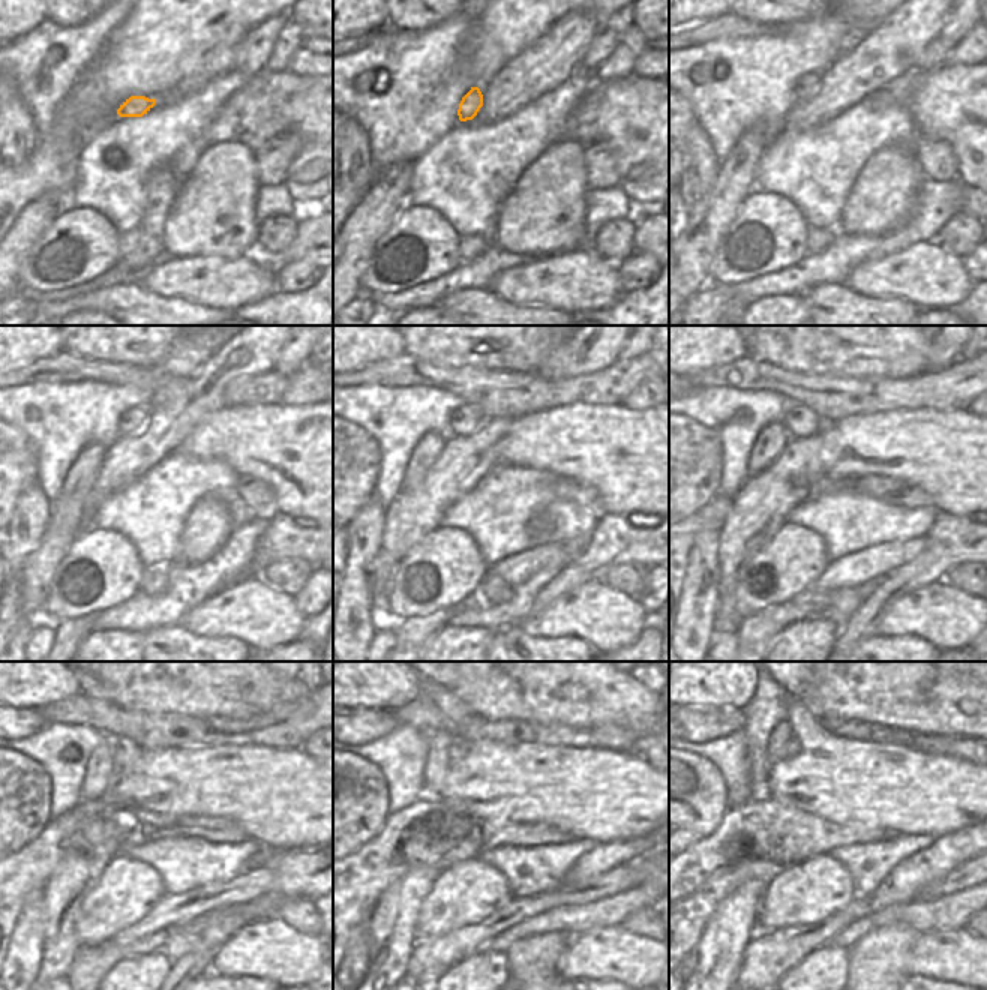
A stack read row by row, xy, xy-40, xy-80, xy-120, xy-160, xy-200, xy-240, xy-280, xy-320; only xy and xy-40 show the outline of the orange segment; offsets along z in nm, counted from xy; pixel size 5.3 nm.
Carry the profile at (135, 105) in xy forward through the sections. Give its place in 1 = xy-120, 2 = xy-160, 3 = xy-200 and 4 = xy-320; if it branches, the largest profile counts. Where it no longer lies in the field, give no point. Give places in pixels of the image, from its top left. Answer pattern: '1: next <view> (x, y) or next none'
1: next xy-120 (132, 420)
2: next xy-160 (465, 420)
3: next xy-200 (800, 422)
4: next xy-320 (792, 747)

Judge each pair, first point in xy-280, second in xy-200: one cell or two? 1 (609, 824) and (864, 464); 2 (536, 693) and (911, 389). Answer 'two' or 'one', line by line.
1: one
2: two

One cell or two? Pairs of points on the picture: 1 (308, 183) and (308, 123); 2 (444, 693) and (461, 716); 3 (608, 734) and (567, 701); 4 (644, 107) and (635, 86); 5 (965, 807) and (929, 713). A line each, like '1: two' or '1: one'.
1: one
2: one
3: two
4: one
5: two

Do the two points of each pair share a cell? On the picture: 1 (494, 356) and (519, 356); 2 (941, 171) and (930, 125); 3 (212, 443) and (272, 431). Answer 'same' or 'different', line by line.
1: same
2: different
3: same

